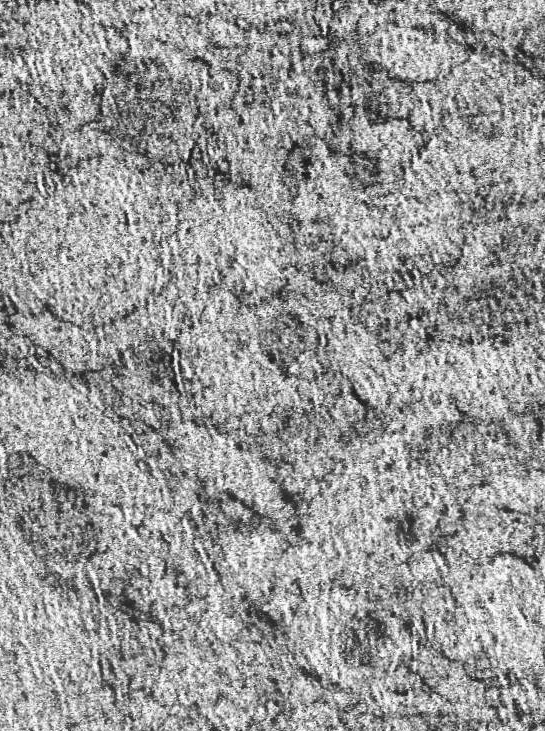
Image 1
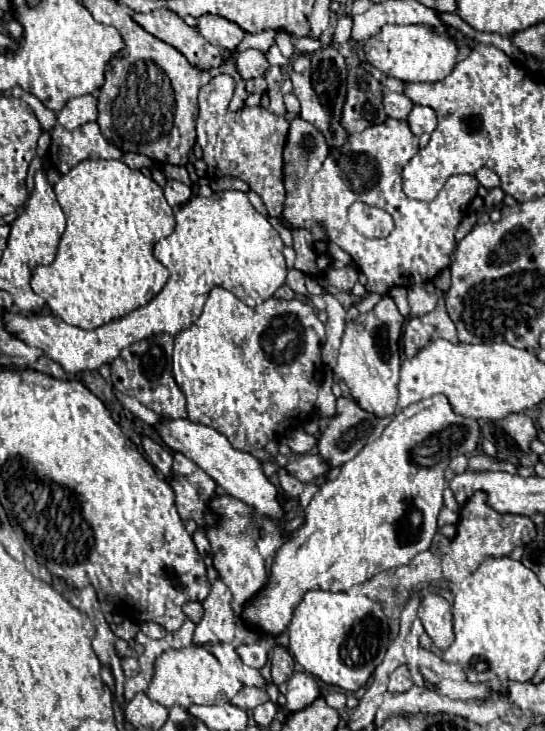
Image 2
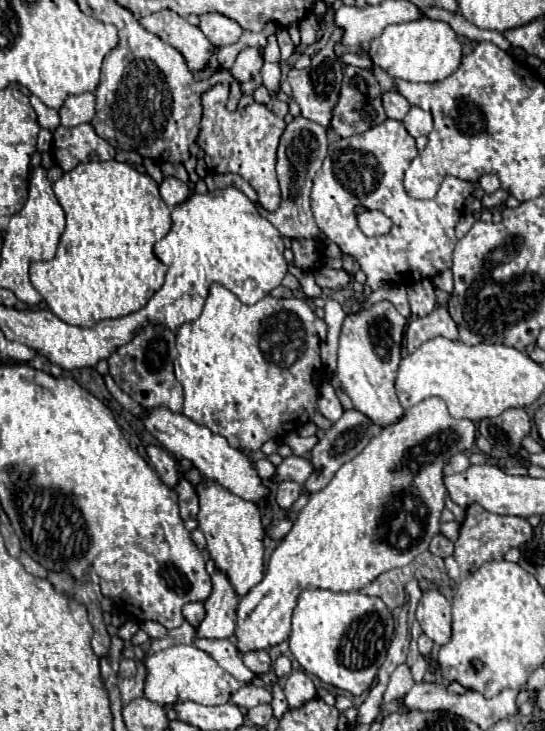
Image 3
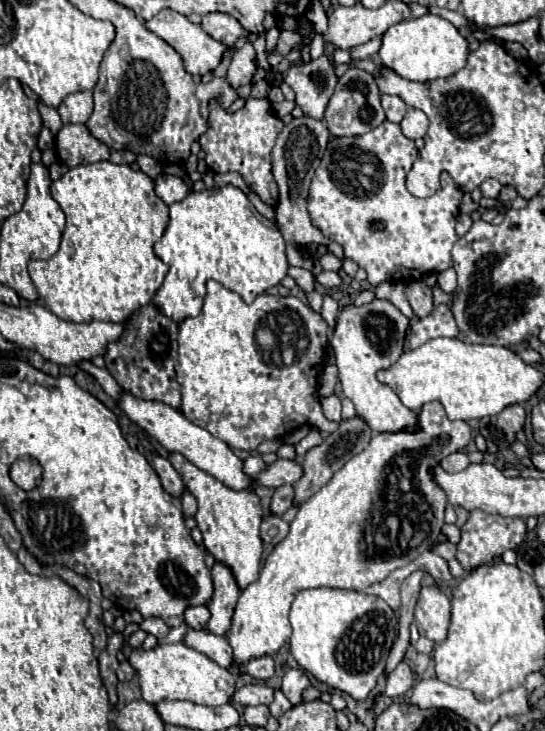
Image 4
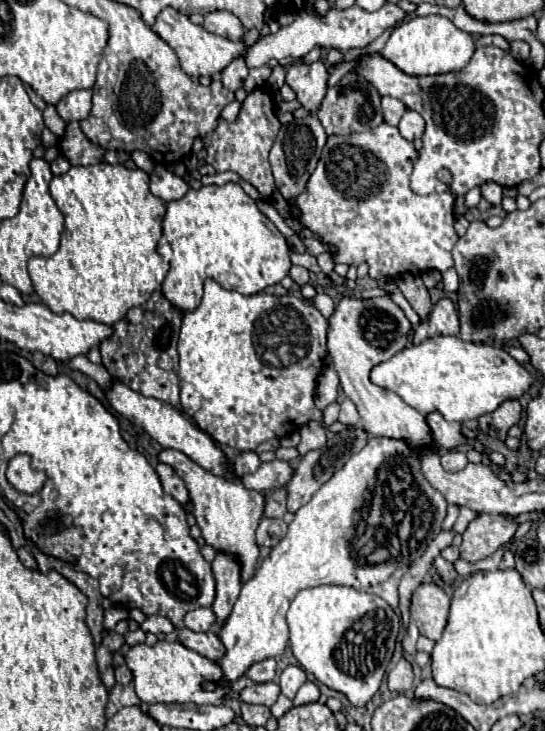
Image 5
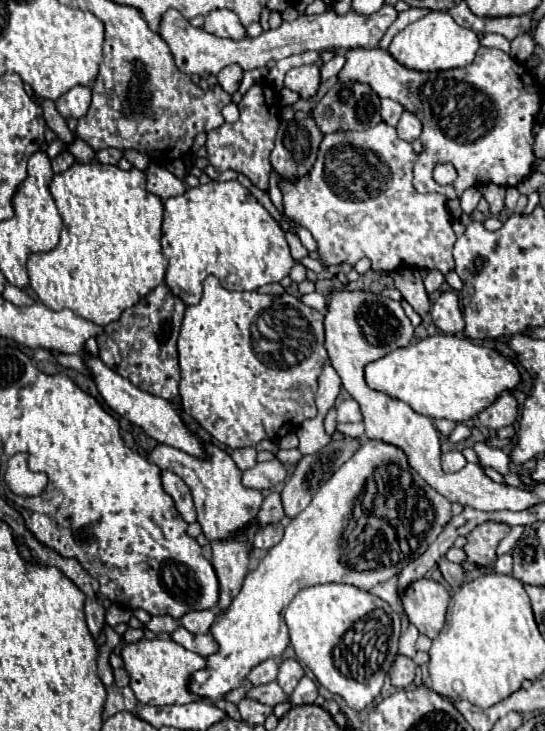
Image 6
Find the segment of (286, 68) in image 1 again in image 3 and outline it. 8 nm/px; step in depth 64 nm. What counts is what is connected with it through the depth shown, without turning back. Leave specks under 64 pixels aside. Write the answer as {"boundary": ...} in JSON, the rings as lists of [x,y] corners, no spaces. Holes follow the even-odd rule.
{"boundary":[[[276,34],[268,36],[268,44],[264,48],[264,60],[266,62],[280,62],[280,48],[276,42]]]}

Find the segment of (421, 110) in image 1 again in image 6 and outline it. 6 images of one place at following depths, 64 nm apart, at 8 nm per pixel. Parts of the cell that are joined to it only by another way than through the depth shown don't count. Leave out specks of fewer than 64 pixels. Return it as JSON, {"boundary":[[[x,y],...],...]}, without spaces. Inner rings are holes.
{"boundary":[[[404,112],[400,122],[398,122],[398,126],[396,126],[396,130],[398,130],[398,136],[402,140],[414,142],[420,136],[420,132],[422,132],[422,124],[420,124],[420,120],[412,112]]]}

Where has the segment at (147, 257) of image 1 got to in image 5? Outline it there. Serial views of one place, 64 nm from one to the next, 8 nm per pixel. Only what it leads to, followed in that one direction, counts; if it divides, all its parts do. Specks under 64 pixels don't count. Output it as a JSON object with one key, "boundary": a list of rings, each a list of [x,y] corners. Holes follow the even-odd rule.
{"boundary":[[[106,162],[92,166],[72,166],[66,174],[54,176],[50,182],[50,194],[64,214],[64,232],[56,254],[32,256],[28,260],[34,292],[56,314],[70,312],[78,320],[96,320],[112,326],[122,320],[130,308],[144,304],[166,278],[168,264],[164,264],[156,250],[156,244],[162,236],[166,204],[148,190],[146,172],[138,168],[128,170],[124,166],[110,166]]]}

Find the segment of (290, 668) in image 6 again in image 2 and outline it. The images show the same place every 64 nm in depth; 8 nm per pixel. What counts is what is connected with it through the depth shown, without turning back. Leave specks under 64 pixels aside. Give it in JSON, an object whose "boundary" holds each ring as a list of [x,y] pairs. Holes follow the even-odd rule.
{"boundary":[[[294,672],[286,682],[286,710],[296,712],[316,700],[318,684],[308,672]]]}

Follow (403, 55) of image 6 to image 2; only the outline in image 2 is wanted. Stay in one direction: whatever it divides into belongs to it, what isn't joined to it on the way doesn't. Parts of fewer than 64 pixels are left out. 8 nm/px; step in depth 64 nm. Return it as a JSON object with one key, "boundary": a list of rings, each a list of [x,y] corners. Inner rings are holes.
{"boundary":[[[386,24],[366,42],[364,54],[366,62],[370,62],[382,74],[394,76],[402,82],[440,82],[456,66],[458,45],[450,38],[450,34],[440,34],[426,24]]]}

